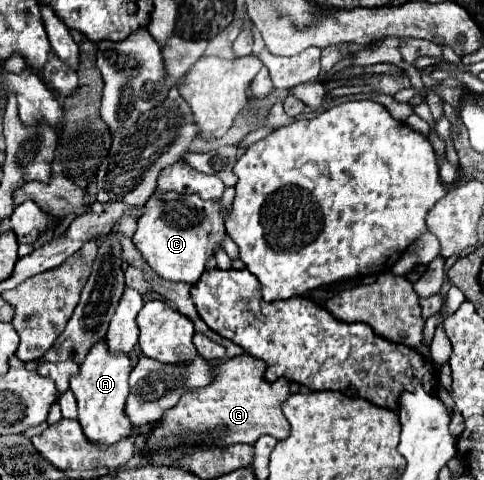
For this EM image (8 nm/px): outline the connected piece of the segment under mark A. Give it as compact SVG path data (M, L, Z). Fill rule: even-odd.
M105 339L97 341L89 353L85 355L85 361L79 367L79 373L71 377L71 391L75 393L77 405L79 405L79 423L83 427L83 433L89 441L99 443L101 447L113 445L115 441L131 435L131 425L125 417L125 399L129 395L129 379L131 373L131 361L127 353L111 353Z

